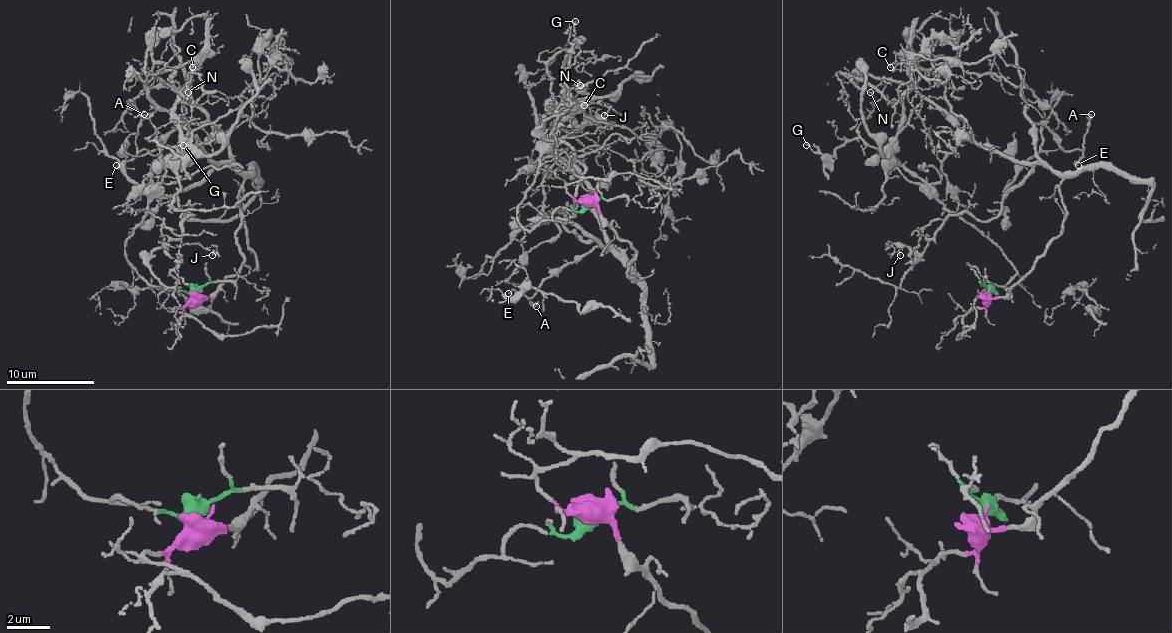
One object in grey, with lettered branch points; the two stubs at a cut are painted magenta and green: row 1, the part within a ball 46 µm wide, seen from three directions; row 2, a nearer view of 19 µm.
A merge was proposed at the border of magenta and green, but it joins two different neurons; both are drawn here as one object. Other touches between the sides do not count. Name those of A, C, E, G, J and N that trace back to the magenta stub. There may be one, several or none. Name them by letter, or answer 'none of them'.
A, E

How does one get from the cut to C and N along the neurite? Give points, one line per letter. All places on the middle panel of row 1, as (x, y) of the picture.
C: (587, 201), (530, 232), (517, 219), (556, 113), (569, 109), (578, 126), (596, 113), (585, 104)
N: (587, 201), (530, 232), (517, 219), (539, 148), (580, 85)

